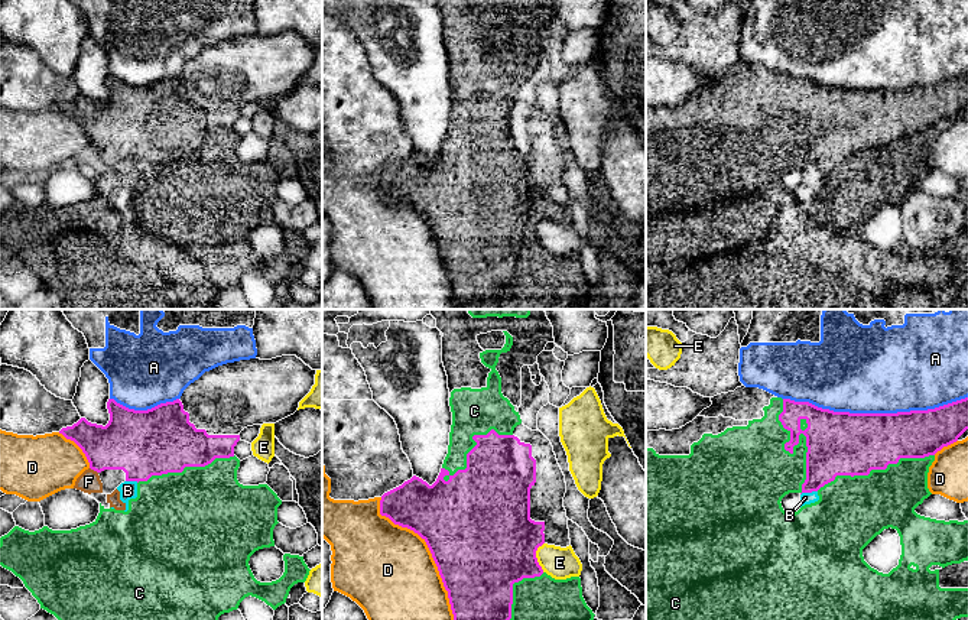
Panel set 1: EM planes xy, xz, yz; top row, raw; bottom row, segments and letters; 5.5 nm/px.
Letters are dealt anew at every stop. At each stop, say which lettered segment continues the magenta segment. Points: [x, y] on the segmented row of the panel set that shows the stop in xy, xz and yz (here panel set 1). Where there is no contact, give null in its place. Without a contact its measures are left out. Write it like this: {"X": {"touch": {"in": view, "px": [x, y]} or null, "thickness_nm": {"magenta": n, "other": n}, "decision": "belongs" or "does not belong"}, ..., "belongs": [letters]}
{"A": {"touch": {"in": "yz", "px": [874, 414]}, "thickness_nm": {"magenta": 360, "other": 500}, "decision": "does not belong"}, "B": {"touch": {"in": "yz", "px": [808, 492]}, "thickness_nm": {"magenta": 260, "other": 60}, "decision": "does not belong"}, "C": {"touch": {"in": "yz", "px": [798, 440]}, "thickness_nm": {"magenta": 360, "other": 320}, "decision": "belongs"}, "D": {"touch": {"in": "xz", "px": [429, 549]}, "thickness_nm": {"magenta": 500, "other": 500}, "decision": "does not belong"}, "E": {"touch": {"in": "xz", "px": [535, 557]}, "thickness_nm": {"magenta": 480, "other": 180}, "decision": "does not belong"}, "F": {"touch": {"in": "xy", "px": [94, 470]}, "thickness_nm": {"magenta": 320, "other": 120}, "decision": "does not belong"}, "belongs": ["C"]}

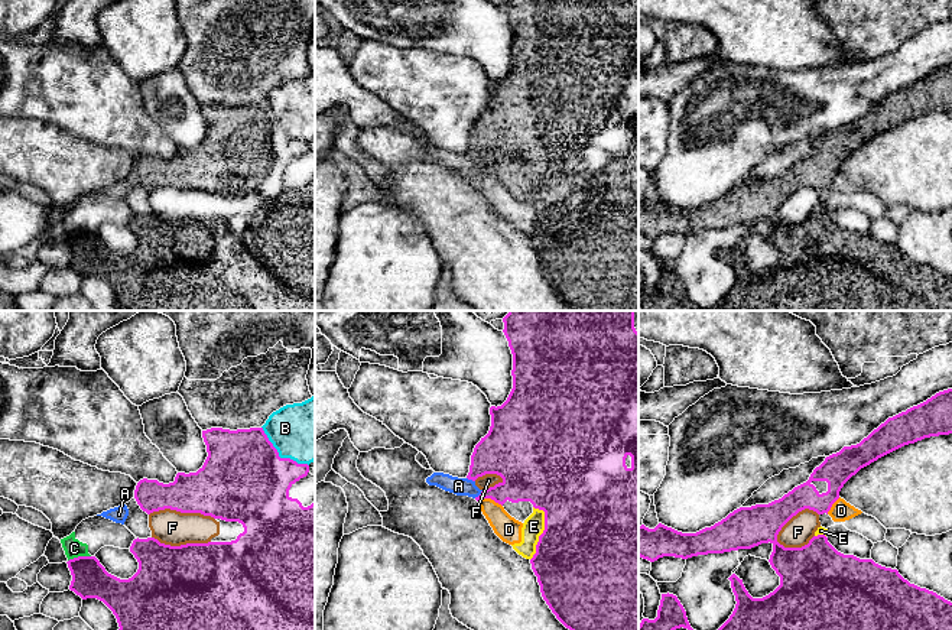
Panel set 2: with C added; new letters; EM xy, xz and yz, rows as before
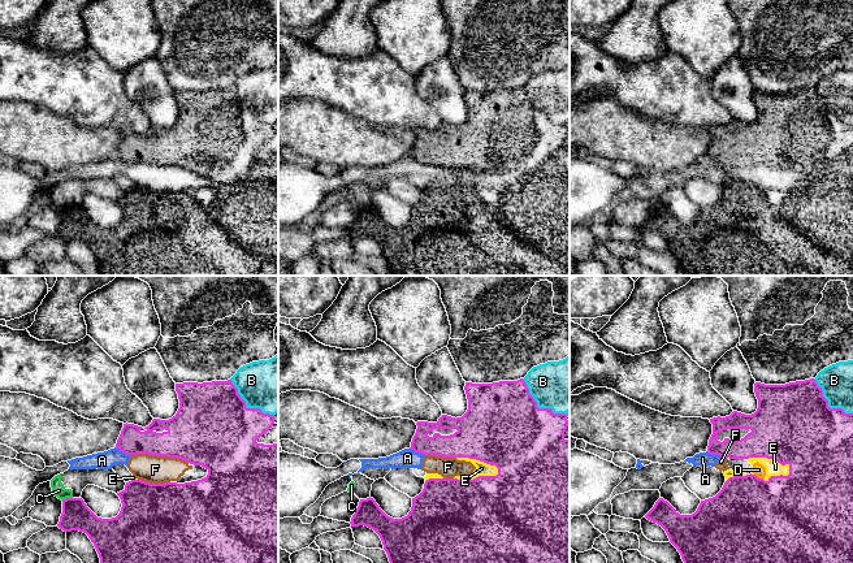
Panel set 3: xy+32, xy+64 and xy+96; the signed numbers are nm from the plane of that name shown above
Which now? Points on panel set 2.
{"A": {"touch": {"in": "xz", "px": [480, 494]}, "thickness_nm": {"magenta": 220, "other": 100}, "decision": "does not belong"}, "B": {"touch": {"in": "xy", "px": [278, 455]}, "thickness_nm": {"magenta": 480, "other": 340}, "decision": "does not belong"}, "C": {"touch": {"in": "xy", "px": [78, 557]}, "thickness_nm": {"magenta": 200, "other": 100}, "decision": "does not belong"}, "D": {"touch": {"in": "xz", "px": [490, 497]}, "thickness_nm": {"magenta": 300, "other": 140}, "decision": "does not belong"}, "E": {"touch": {"in": "xz", "px": [543, 531]}, "thickness_nm": {"magenta": 500, "other": 120}, "decision": "does not belong"}, "F": {"touch": {"in": "yz", "px": [793, 515]}, "thickness_nm": {"magenta": 220, "other": 160}, "decision": "does not belong"}, "belongs": []}

